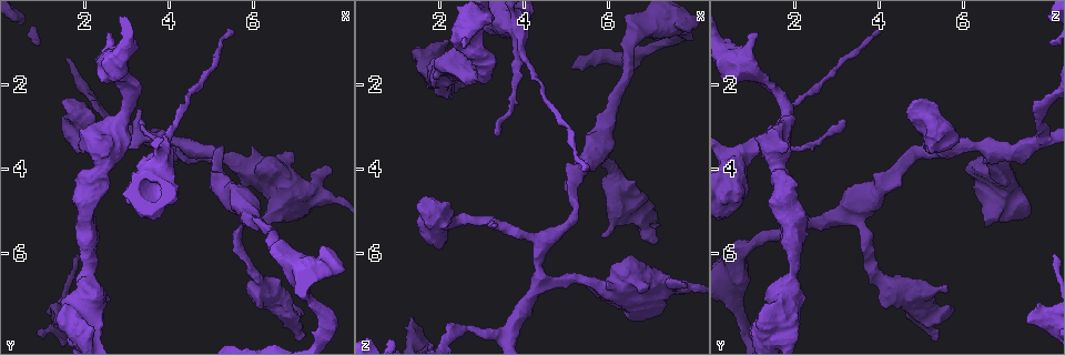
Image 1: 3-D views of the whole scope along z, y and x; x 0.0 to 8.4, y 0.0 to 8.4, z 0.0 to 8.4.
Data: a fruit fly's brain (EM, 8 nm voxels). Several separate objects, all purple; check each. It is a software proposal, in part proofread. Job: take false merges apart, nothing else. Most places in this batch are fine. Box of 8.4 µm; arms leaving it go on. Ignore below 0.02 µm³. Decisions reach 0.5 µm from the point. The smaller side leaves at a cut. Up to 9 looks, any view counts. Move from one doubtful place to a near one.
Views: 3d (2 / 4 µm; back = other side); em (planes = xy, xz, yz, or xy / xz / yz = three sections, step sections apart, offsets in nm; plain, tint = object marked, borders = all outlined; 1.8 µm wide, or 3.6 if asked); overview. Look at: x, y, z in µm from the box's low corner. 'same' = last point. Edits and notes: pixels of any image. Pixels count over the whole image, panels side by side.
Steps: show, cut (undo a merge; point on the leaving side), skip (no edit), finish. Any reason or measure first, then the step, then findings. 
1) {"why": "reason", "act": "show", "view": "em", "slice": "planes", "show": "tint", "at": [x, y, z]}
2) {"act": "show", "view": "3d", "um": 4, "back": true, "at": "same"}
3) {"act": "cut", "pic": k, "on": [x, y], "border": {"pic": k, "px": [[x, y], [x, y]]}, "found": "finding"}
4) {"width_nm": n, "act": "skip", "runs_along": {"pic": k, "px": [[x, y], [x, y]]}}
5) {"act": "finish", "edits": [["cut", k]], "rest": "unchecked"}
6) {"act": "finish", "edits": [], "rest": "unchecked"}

{"why": "four or more arms meet", "act": "show", "view": "em", "slice": "planes", "show": "plain", "at": [7.00, 6.30, 0.65]}

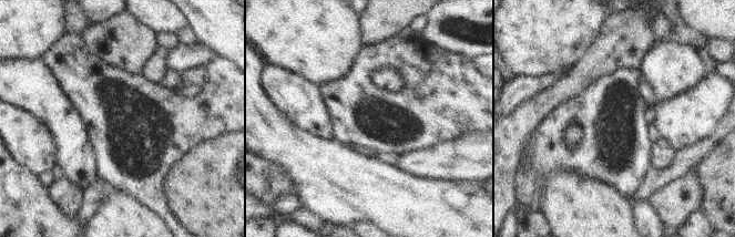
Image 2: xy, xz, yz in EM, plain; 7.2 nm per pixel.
{"why": "where the object lies", "act": "show", "view": "em", "slice": "planes", "show": "tint", "at": "same"}

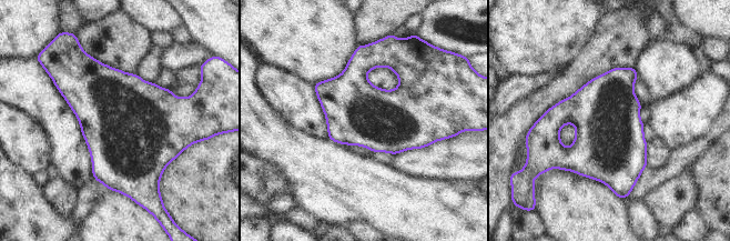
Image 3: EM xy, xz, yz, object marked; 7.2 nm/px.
{"act": "skip", "found": "one cell here"}

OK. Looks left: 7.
{"why": "arms part here", "act": "show", "view": "em", "slice": "xy", "step": 4, "show": "tint", "at": [3.90, 3.45, 1.05]}

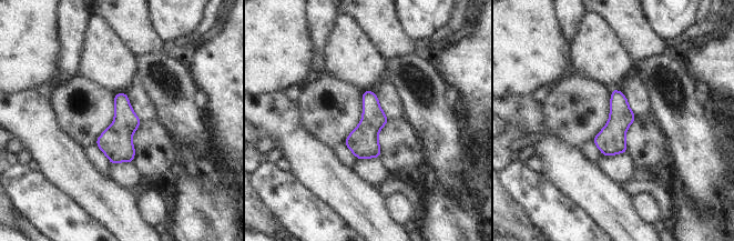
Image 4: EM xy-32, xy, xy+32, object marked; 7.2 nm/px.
{"act": "show", "view": "em", "slice": "planes", "show": "tint", "at": "same"}

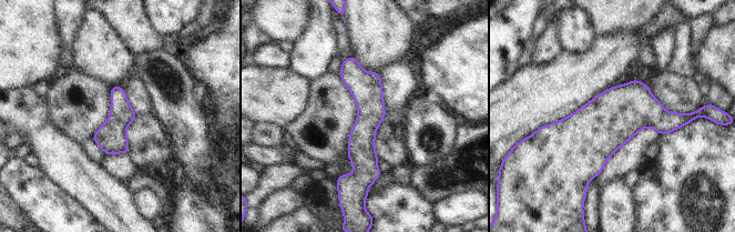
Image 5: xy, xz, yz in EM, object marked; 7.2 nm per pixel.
{"act": "skip", "runs_along": {"pic": 5, "px": [[350, 60], [365, 88], [359, 183]]}, "found": "continuous, no second cell"}

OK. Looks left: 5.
{"why": "branch point", "act": "show", "view": "em", "slice": "planes", "show": "borders", "at": [4.40, 3.40, 5.85]}

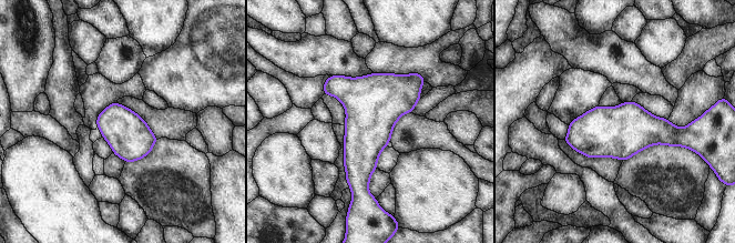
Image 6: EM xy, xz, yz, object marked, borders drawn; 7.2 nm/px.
{"width_nm": 300, "act": "skip", "found": "all the same cell"}

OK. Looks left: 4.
{"why": "sudden change in width", "act": "show", "view": "em", "slice": "xz", "step": 4, "show": "tint", "at": [6.90, 7.55, 5.15]}

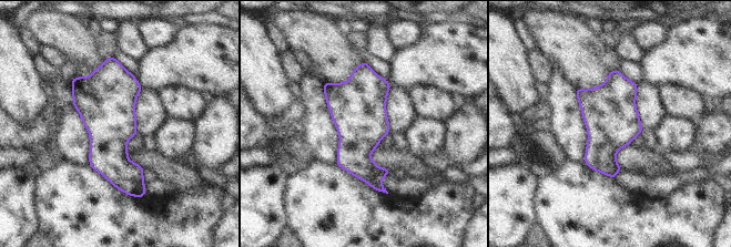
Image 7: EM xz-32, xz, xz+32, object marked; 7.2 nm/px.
{"act": "show", "view": "em", "slice": "planes", "show": "tint", "at": "same"}

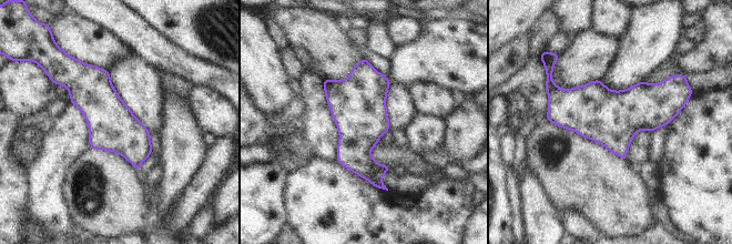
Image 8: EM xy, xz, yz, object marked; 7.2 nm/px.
{"act": "skip", "found": "all the same cell"}

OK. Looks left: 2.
{"act": "finish", "edits": [], "rest": "unchecked"}

